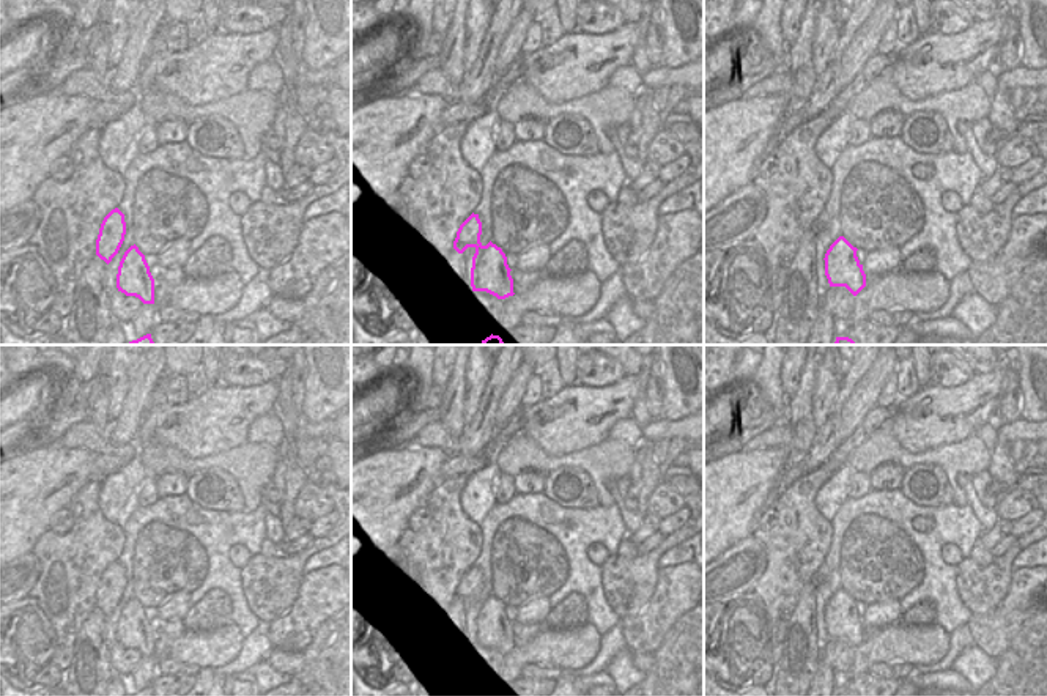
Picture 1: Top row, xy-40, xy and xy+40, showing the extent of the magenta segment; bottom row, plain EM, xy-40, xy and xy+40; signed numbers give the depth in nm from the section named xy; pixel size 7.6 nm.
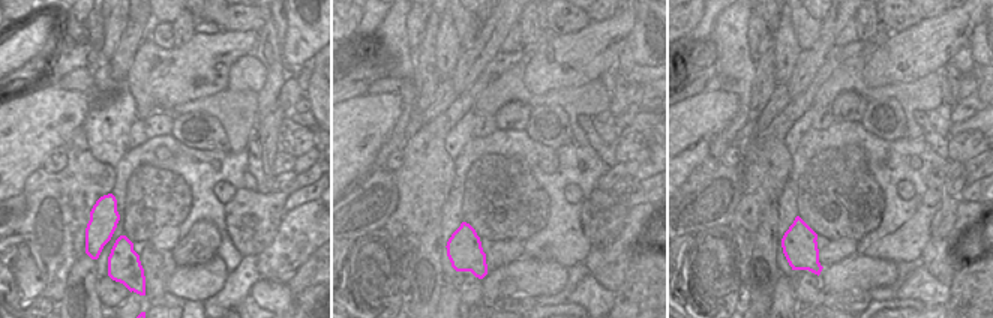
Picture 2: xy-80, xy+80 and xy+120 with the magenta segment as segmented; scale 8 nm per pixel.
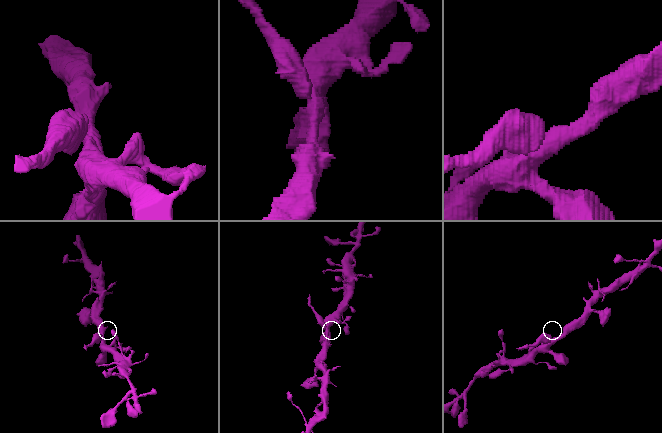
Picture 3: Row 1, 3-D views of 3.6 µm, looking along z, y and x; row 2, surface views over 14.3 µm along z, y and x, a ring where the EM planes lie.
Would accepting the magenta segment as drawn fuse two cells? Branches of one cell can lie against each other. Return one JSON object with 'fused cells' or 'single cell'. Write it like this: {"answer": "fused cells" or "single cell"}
{"answer": "single cell"}

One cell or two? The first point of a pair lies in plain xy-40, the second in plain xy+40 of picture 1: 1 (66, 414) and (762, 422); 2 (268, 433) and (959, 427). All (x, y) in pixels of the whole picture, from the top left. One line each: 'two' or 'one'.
1: one
2: two

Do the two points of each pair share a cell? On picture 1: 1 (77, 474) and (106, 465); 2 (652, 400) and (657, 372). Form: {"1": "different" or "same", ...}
{"1": "different", "2": "same"}

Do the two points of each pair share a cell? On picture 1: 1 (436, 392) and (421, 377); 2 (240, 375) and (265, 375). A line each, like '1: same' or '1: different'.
1: different
2: same

